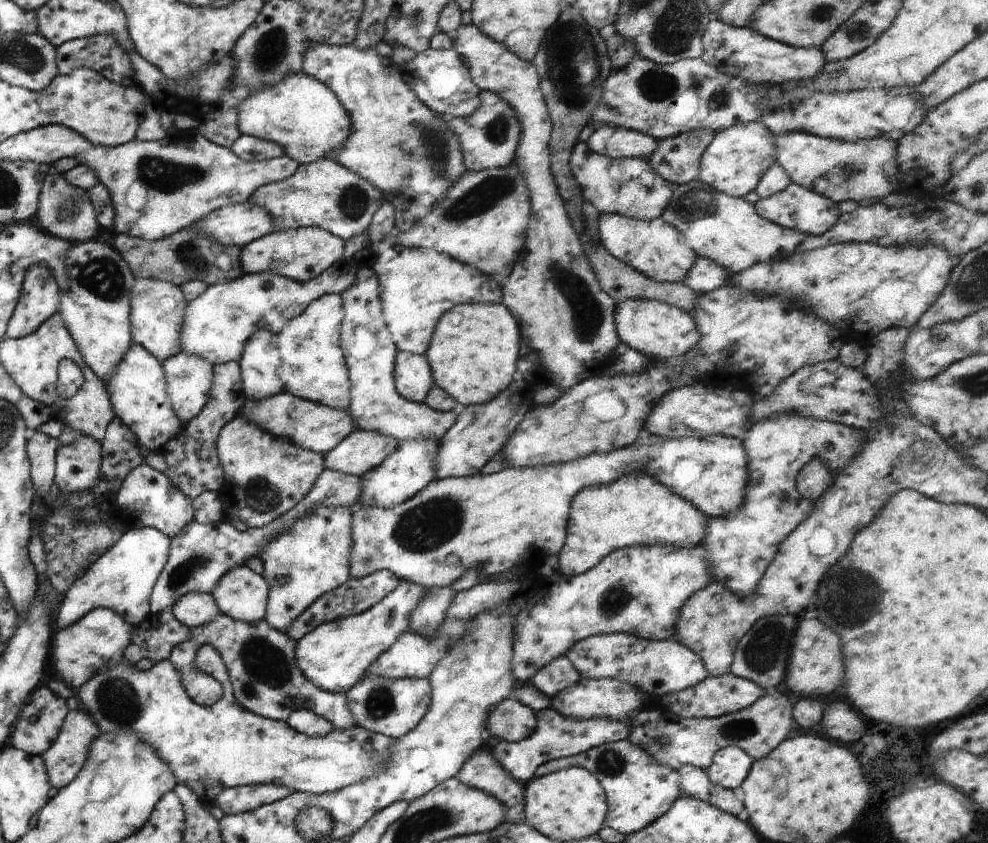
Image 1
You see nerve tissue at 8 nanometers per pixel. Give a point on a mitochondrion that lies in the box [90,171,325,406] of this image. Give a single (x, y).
(192, 256)

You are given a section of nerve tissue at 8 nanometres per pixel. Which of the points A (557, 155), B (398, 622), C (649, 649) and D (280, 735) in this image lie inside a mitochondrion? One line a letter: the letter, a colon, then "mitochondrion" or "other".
A: other
B: other
C: other
D: other

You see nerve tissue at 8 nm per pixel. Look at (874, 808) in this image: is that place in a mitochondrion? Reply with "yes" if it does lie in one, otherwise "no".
no

